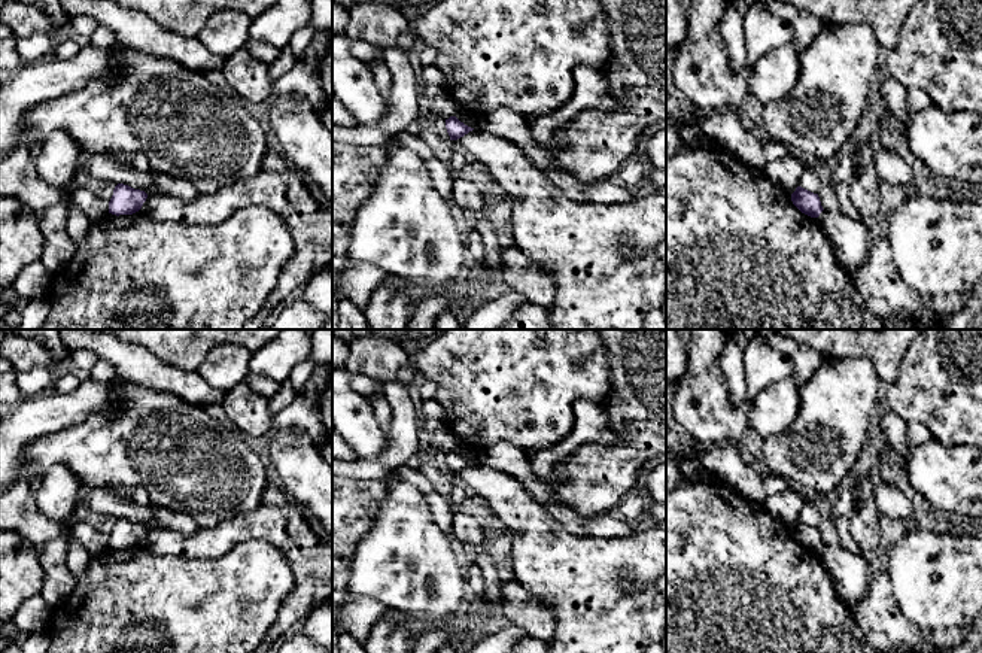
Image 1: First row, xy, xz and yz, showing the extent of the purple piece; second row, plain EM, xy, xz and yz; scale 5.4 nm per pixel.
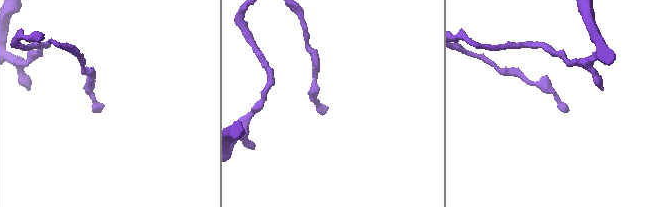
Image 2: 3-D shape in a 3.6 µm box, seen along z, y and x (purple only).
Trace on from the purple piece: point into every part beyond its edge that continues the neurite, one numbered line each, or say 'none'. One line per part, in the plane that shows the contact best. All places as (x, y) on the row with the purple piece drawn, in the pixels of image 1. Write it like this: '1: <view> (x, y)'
none

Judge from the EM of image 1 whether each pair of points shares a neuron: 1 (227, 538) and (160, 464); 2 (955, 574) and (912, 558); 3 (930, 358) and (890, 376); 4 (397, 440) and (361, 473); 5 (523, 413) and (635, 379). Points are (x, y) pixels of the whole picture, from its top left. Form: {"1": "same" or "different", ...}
{"1": "different", "2": "same", "3": "different", "4": "same", "5": "different"}

